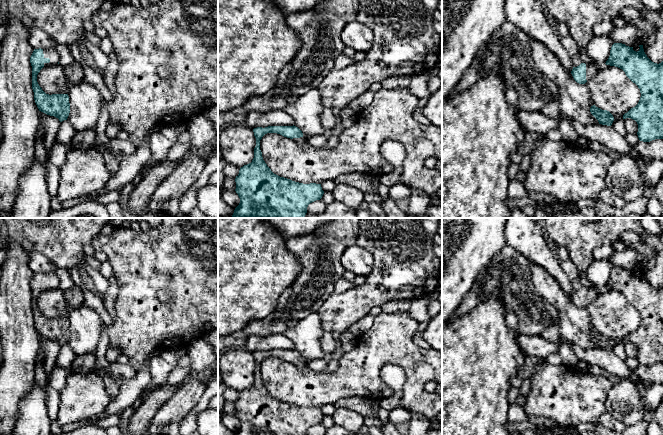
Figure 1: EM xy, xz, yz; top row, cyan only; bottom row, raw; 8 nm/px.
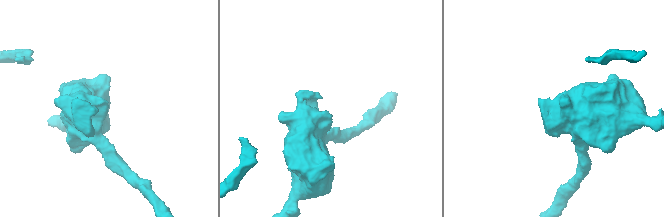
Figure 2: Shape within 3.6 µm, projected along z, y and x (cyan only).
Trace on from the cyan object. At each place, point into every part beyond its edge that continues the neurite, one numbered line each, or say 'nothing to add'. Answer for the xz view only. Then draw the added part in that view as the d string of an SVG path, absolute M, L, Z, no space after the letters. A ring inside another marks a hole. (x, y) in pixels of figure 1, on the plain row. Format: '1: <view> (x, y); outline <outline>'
1: xz (301, 364); outline M305 360L300 362L293 362L292 364L294 364L298 368L304 368L308 366L308 363Z

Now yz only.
1: yz (591, 294); outline M586 288L586 304L587 304L587 306L596 298L596 296L597 296L597 292L594 289Z

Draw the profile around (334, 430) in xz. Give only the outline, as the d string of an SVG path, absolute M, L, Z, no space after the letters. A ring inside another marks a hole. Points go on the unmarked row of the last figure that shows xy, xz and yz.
M334 424L331 428L327 429L325 435L357 435L357 434L352 433L346 430L345 428L342 428Z

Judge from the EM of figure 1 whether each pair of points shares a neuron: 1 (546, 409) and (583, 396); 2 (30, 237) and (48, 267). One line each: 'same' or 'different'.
1: same
2: different

